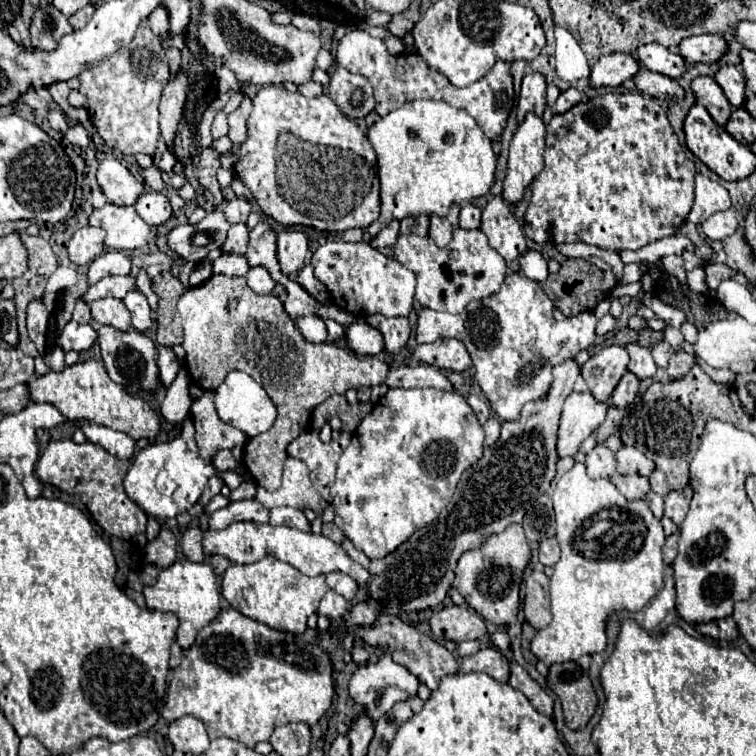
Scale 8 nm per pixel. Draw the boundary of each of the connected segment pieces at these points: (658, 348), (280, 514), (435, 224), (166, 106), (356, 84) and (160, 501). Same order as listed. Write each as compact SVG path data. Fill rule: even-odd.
M659 342L659 344L655 344L655 346L651 348L651 352L653 352L655 364L657 364L659 368L667 368L669 358L675 354L675 350L673 350L673 348L671 348L667 342Z
M291 506L271 508L271 520L269 520L269 524L271 526L285 524L285 526L291 526L291 528L297 528L297 530L303 530L303 532L311 532L311 522L305 518L303 510L291 508Z
M453 204L449 208L449 214L445 218L441 216L431 216L431 224L429 224L429 236L435 240L437 246L447 246L451 240L453 230L459 226L459 204Z
M181 68L177 74L171 74L169 82L163 88L159 112L161 112L161 136L167 146L173 146L173 136L175 136L177 124L183 116L187 86L189 86L187 70Z
M341 66L331 72L329 96L341 108L341 112L353 120L365 118L375 108L373 88L369 80L361 74L351 74Z
M187 418L183 422L183 432L177 438L163 444L149 444L135 456L125 476L125 490L127 496L135 504L139 504L149 516L173 518L181 512L187 512L201 498L201 492L213 474L215 468L205 464L199 456L193 422Z

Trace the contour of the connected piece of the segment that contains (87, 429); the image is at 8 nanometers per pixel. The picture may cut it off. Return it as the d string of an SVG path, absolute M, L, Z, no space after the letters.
M81 420L81 422L75 422L77 428L81 428L87 436L89 442L105 448L107 452L111 452L115 458L133 458L133 452L135 452L135 440L131 436L127 436L125 432L113 432L105 426L97 426L97 424L91 424L87 420Z

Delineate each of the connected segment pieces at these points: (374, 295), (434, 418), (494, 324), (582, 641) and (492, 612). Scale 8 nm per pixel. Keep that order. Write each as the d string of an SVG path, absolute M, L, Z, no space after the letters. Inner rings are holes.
M327 240L315 250L311 264L315 266L315 276L327 284L333 304L355 316L381 312L383 316L397 318L409 316L413 308L415 274L365 242Z
M391 388L379 398L375 408L363 418L353 432L351 444L343 452L337 466L337 480L331 488L331 504L335 514L345 522L345 536L353 546L367 554L369 560L385 558L401 546L415 530L431 524L453 498L461 474L483 454L483 428L473 408L459 392L443 392L435 388L405 390Z
M509 274L501 290L483 300L471 302L461 314L447 314L423 308L417 324L417 344L437 338L459 338L473 360L475 380L491 402L499 420L519 420L521 408L531 400L547 396L551 370L563 360L575 358L579 350L595 342L597 318L593 312L581 312L563 322L553 318L553 302L541 286L527 276Z
M575 464L567 474L561 476L561 480L555 486L553 492L553 506L555 506L555 522L557 522L557 540L561 546L561 558L559 562L553 566L553 576L551 576L551 612L553 612L553 620L547 628L539 630L531 642L531 652L537 656L537 660L541 660L545 666L551 664L561 664L561 662L571 662L577 660L585 654L595 654L595 652L603 652L605 644L607 644L607 636L605 636L605 618L613 612L613 610L631 610L637 612L641 610L657 592L659 588L663 588L663 572L665 572L665 562L661 558L661 546L665 544L665 534L663 528L659 524L659 520L655 520L653 512L649 510L645 500L625 500L625 496L611 484L611 480L591 480L585 472L585 464ZM595 524L601 524L605 530L603 532L595 532Z
M509 524L503 532L487 536L481 548L463 552L455 568L453 588L457 588L459 594L465 598L465 602L471 608L475 608L475 612L479 612L485 620L497 626L511 626L517 622L521 604L519 588L523 570L529 564L529 560L531 560L531 550L521 524Z

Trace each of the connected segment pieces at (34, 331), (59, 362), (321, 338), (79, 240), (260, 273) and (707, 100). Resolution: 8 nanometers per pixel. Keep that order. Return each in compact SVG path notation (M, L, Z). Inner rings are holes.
M31 300L27 306L27 330L29 330L29 338L37 344L39 354L45 352L47 320L49 320L49 310L45 308L43 300Z
M57 346L53 352L49 352L43 360L45 360L45 364L51 368L51 370L55 370L55 372L61 372L63 368L65 368L65 360L63 360L63 356L65 356L65 352Z
M303 316L295 320L295 326L299 328L299 332L303 334L303 338L307 342L325 342L327 340L327 328L325 322L317 316Z
M83 226L77 230L67 246L69 260L77 266L85 266L93 262L105 248L103 248L103 228L93 228L93 226Z
M263 266L249 268L249 272L247 272L245 278L247 278L249 288L251 288L255 294L271 294L271 290L275 288L275 282L271 280L269 272L267 272Z
M709 76L695 78L691 86L693 86L693 92L697 94L697 102L707 108L707 112L719 126L725 126L733 108L729 110L729 100L727 100L723 88Z

